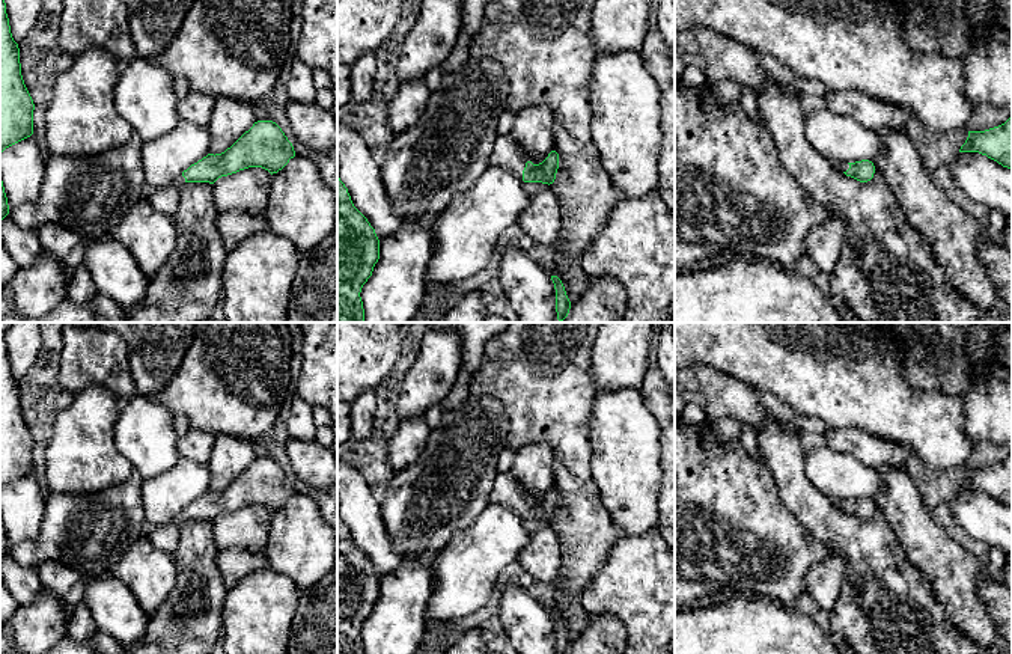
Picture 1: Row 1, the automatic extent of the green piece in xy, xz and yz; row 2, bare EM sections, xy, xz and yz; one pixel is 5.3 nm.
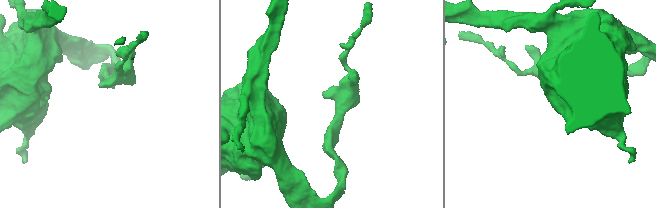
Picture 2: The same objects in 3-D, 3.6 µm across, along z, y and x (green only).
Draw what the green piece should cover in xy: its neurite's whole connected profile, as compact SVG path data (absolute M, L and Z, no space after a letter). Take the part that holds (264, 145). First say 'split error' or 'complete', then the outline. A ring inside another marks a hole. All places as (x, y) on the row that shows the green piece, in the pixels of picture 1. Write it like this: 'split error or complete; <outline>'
split error; M258 121L230 148L221 154L208 154L191 164L173 182L179 190L185 182L209 182L248 167L262 167L271 175L282 170L295 157L292 143L273 121Z

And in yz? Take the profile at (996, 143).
complete; M1012 118L985 131L968 131L959 152L979 152L1003 167L1012 169Z

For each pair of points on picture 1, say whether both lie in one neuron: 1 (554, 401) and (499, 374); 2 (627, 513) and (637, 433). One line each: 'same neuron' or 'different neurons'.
1: same neuron
2: same neuron

